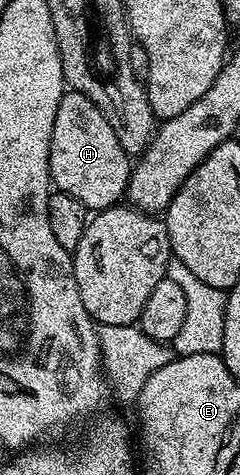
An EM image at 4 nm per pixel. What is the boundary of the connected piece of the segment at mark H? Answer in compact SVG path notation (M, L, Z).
M64 90L61 105L57 105L49 149L54 190L77 197L88 212L104 211L116 206L126 196L132 166L132 160L125 149L121 149L121 141L117 141L117 133L113 133L101 109L97 109L97 105L83 91Z

